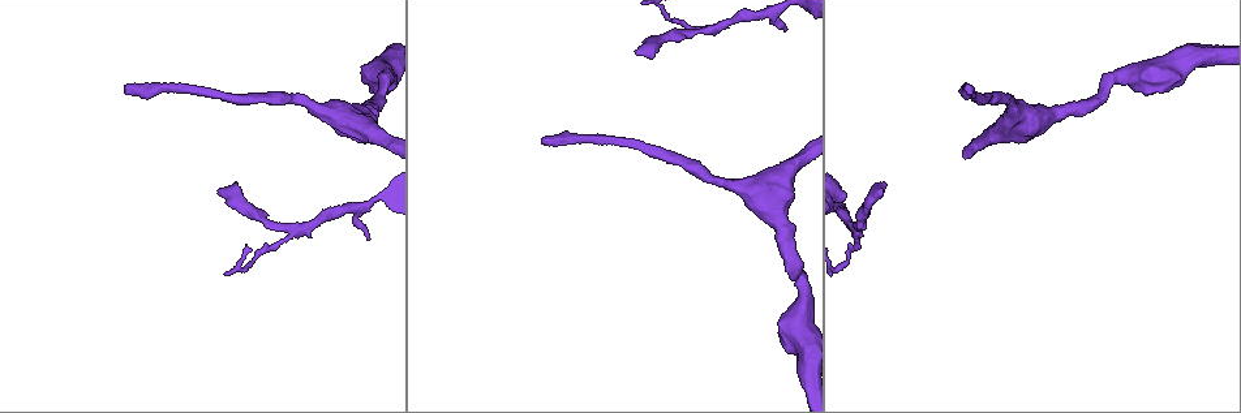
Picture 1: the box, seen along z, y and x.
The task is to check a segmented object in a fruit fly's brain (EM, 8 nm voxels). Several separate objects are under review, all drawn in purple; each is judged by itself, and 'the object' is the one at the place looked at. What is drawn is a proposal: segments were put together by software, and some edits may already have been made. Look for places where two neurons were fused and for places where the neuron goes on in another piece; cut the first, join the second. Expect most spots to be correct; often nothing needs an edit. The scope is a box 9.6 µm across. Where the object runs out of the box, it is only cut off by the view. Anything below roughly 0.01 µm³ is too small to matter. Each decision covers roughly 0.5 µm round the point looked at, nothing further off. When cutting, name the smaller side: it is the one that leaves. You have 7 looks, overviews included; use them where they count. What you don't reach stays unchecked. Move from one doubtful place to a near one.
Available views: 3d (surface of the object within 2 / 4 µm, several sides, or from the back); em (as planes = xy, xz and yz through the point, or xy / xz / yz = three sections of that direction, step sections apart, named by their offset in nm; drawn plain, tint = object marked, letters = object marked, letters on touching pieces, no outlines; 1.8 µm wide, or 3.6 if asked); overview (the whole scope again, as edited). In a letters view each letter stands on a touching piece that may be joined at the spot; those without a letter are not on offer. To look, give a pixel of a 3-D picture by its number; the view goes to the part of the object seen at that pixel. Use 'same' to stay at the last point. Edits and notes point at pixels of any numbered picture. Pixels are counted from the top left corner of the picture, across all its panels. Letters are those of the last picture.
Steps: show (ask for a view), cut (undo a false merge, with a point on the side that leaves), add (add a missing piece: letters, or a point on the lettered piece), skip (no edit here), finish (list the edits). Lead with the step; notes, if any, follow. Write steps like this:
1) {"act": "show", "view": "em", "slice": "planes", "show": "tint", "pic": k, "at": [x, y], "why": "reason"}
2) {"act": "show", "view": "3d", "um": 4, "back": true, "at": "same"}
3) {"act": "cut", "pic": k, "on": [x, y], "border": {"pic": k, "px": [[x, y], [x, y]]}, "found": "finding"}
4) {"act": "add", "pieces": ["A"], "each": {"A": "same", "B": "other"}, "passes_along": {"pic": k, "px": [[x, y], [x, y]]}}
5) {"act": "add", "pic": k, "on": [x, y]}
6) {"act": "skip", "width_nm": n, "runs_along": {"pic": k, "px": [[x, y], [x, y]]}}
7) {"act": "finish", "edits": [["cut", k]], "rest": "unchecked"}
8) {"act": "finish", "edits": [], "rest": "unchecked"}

{"act": "show", "view": "em", "slice": "xy", "step": 16, "show": "tint", "pic": 1, "at": [545, 138], "why": "branch stops here"}

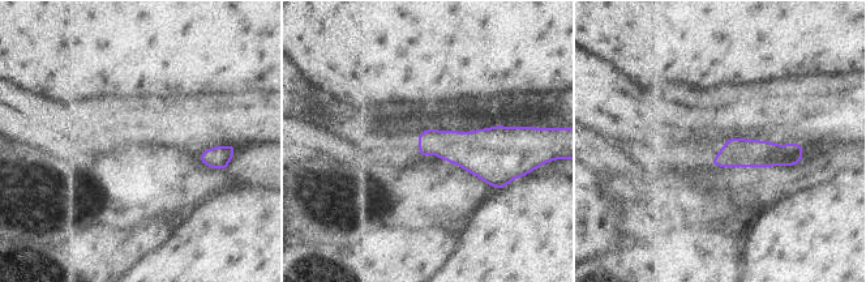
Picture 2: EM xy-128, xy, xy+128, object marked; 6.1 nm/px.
{"act": "show", "view": "em", "slice": "planes", "show": "letters", "at": "same"}

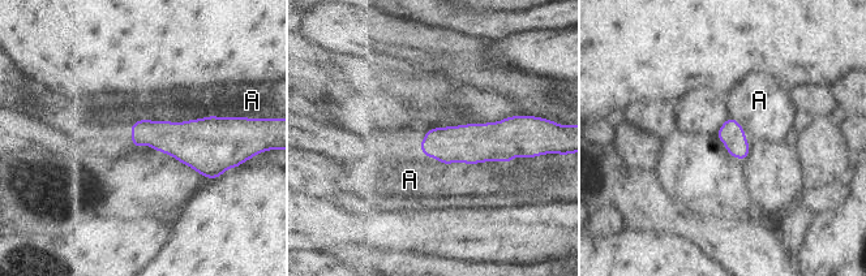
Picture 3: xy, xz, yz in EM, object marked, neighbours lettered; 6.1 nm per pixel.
{"act": "skip", "each": {"A": "other"}, "found": "no lettered piece goes on from it"}

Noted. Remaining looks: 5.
{"act": "show", "view": "em", "slice": "yz", "step": 8, "show": "tint", "pic": 1, "at": [217, 190], "why": "free end"}

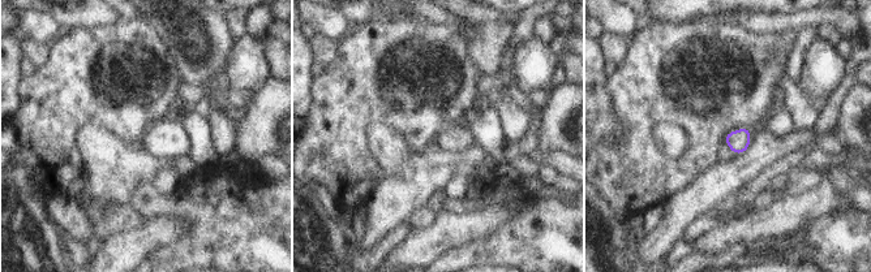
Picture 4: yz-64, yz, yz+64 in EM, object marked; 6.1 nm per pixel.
{"act": "show", "view": "em", "slice": "planes", "show": "tint", "at": "same", "why": "cut it another way"}

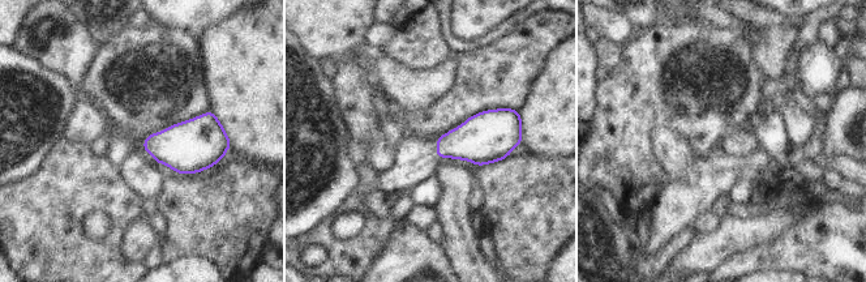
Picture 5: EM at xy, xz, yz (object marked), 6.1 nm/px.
{"act": "show", "view": "em", "slice": "planes", "show": "letters", "at": "same"}

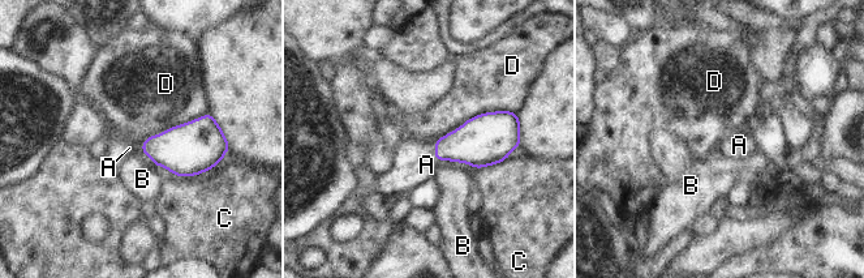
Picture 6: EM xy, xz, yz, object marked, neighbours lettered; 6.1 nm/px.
{"act": "add", "pieces": ["A"], "width_nm": 170, "each": {"A": "same", "B": "other", "C": "other", "D": "other"}, "passes_along": {"pic": 6, "px": [[473, 142], [434, 153], [426, 165]]}, "found": "the neuron continues"}

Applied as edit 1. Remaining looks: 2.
{"act": "show", "view": "overview", "why": "see it whole again"}

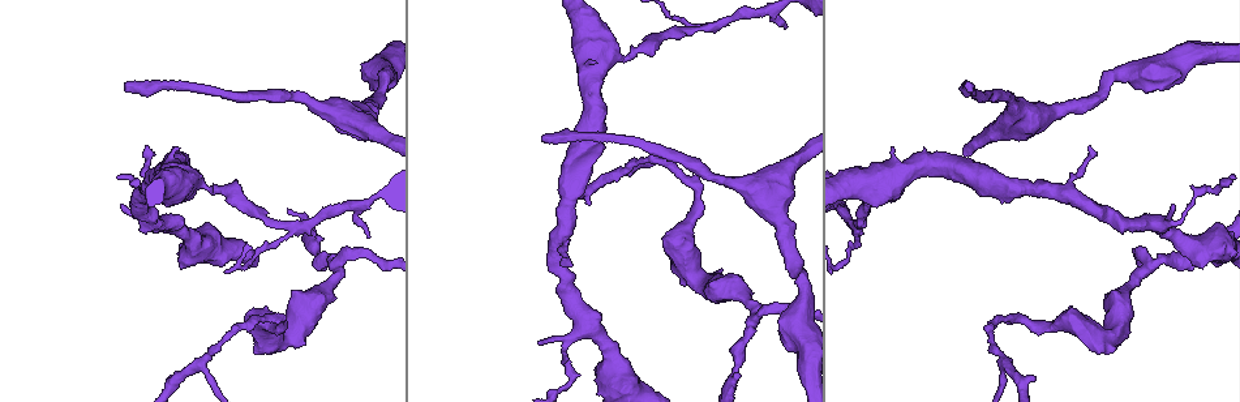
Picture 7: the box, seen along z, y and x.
{"act": "show", "view": "em", "slice": "planes", "show": "letters", "pic": 7, "at": [589, 322], "why": "a fork"}

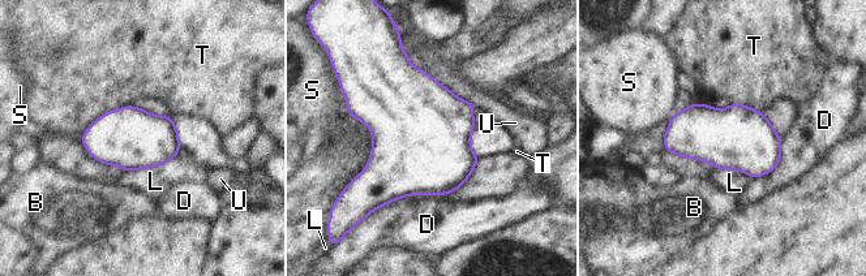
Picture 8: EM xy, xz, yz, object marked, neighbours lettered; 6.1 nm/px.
{"act": "skip", "width_nm": 380, "each": {"B": "other", "D": "other", "L": "other", "S": "other", "T": "other", "U": "other"}, "border": {"pic": 8, "px": [[176, 154], [162, 164], [125, 172]]}, "found": "continuous, no second neuron"}

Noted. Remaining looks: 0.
{"act": "finish", "edits": [["add", 6]], "rest": "unchecked"}

